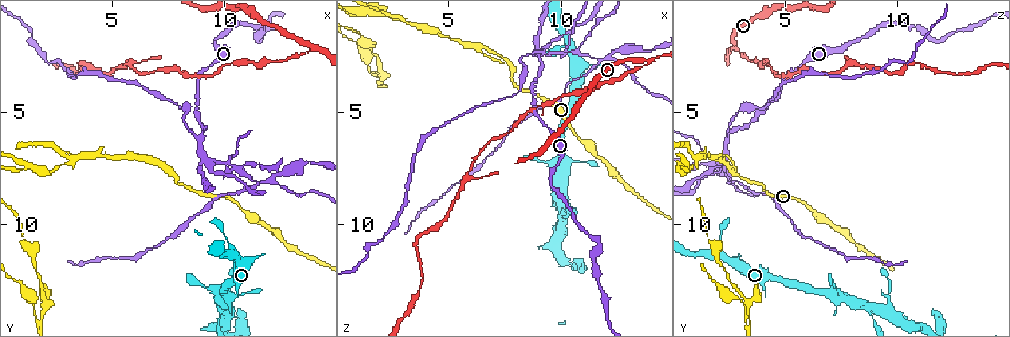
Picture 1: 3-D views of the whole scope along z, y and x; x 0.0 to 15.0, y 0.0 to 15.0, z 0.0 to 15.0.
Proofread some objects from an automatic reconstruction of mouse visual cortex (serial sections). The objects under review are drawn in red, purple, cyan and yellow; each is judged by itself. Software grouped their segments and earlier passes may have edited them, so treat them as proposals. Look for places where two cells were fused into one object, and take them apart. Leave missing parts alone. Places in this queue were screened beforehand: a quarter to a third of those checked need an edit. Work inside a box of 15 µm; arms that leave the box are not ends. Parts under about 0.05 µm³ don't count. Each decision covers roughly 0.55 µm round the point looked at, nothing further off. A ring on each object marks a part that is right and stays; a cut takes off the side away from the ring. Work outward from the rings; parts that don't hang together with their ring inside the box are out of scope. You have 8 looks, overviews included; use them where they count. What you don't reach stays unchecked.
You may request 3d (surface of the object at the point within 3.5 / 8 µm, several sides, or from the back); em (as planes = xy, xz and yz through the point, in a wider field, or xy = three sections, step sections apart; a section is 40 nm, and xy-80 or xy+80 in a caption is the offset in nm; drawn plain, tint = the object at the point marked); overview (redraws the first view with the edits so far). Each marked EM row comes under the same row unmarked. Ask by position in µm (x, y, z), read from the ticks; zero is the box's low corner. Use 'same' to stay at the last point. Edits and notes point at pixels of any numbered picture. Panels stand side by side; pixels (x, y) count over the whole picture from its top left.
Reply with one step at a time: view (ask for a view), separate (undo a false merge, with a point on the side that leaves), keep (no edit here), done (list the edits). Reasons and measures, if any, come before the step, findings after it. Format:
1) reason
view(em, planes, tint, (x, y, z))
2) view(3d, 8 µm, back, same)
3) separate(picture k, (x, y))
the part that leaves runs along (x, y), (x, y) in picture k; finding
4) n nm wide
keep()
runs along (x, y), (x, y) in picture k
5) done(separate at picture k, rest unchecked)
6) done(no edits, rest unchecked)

four or more arms meet
view(3d, 3.5 µm, (9.1, 7.0, 2.3))

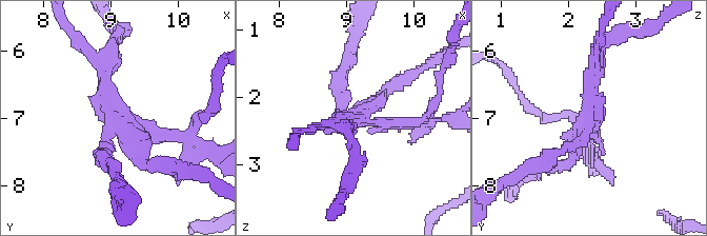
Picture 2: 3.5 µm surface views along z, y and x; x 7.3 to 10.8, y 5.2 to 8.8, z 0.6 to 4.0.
now the EM
view(em, xy, step 2, tint, (9.15, 7.05, 2.30))

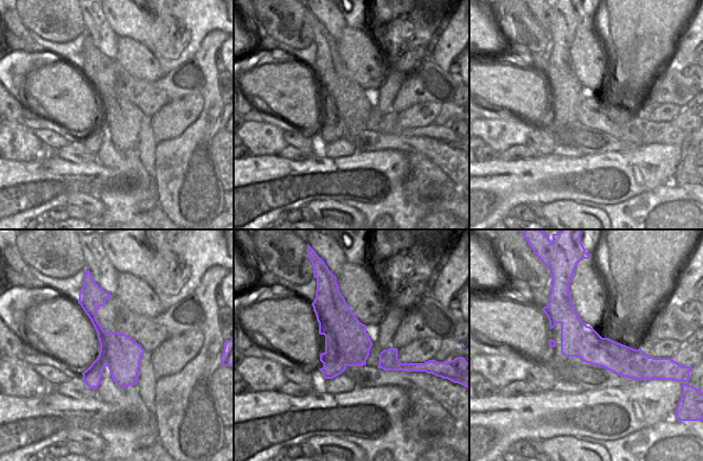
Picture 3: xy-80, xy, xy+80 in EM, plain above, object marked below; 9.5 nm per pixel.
420 nm wide
separate(picture 2, (152, 139))
the part that leaves runs along (104, 94), (137, 133), (188, 133) in picture 2; a second cell is stuck on

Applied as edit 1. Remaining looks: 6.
abrupt turn
view(em, xy, step 5, tint, (11.7, 1.2, 10.9))

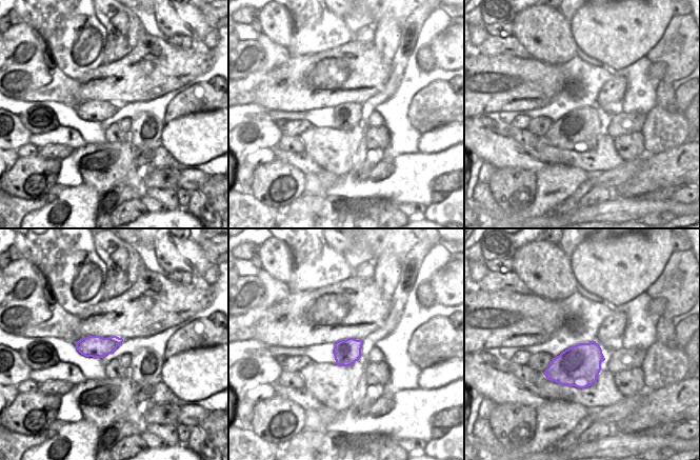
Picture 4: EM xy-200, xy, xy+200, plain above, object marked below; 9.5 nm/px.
view(3d, 3.5 µm, same)

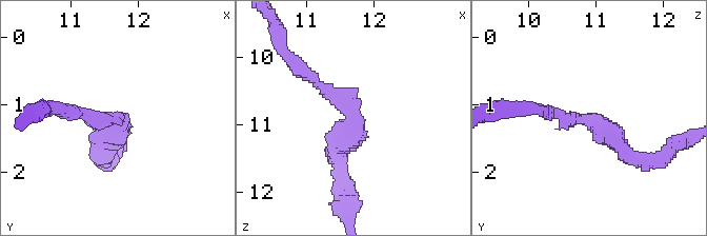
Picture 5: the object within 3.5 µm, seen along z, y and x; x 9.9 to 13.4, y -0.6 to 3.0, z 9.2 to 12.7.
keep()
runs along (540, 110), (589, 119), (640, 158) in picture 5; continuous, no second cell

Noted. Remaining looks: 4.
arms part here
view(3d, 3.5 µm, (3.6, 7.1, 1.2))

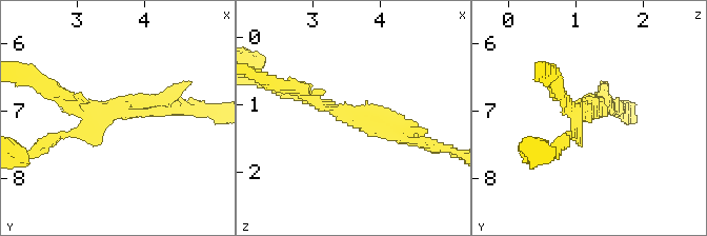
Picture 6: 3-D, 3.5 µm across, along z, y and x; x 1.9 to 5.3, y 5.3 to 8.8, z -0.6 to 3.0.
need the tissue
view(em, xy, step 3, tint, (3.45, 7.05, 1.10))

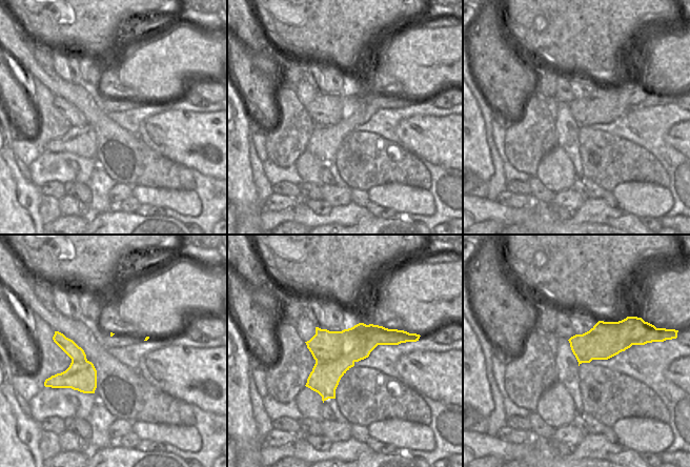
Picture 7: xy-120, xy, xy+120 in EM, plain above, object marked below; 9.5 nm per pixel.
3 arms; arms of 100, 200, 250 nm
separate(picture 6, (48, 139))
the part that leaves runs along (97, 122), (28, 152) in picture 6; a second cell is stuck on

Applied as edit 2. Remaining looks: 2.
done(separate at picture 2, separate at picture 6, rest unchecked)

